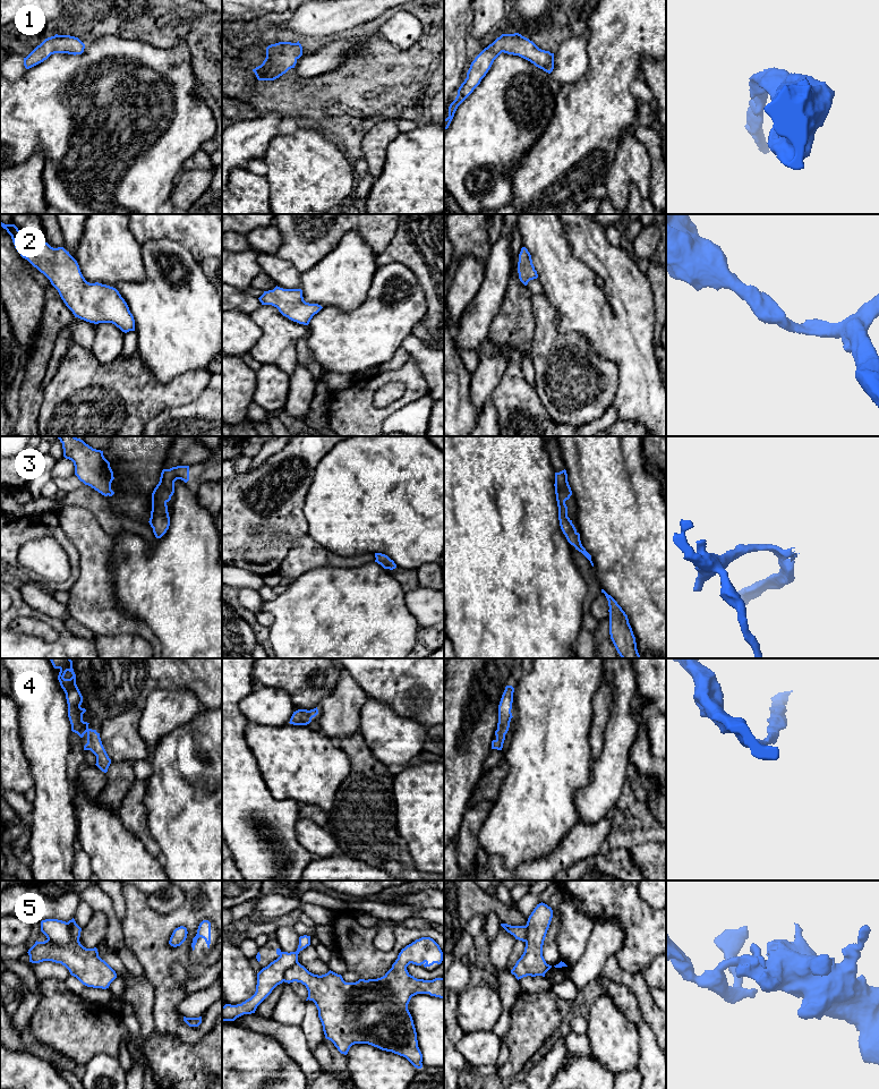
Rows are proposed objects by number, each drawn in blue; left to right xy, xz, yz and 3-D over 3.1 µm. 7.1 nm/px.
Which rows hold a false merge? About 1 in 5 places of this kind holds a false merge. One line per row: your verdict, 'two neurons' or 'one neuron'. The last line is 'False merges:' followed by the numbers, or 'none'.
1: one neuron
2: one neuron
3: one neuron
4: one neuron
5: two neurons
False merges: 5

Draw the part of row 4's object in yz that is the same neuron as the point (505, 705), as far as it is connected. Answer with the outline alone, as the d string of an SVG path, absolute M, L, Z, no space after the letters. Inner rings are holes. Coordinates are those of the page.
M506 686L502 695L498 705L498 723L497 730L495 731L496 739L492 741L492 749L502 750L505 740L505 734L509 731L510 722L512 716L512 703L513 703L514 688L512 686Z

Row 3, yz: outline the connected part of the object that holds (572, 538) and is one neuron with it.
M565 469L560 473L555 473L554 486L558 507L558 520L561 529L565 535L567 542L573 545L575 550L581 552L594 567L591 555L582 546L580 534L577 531L574 525L572 524L572 520L567 517L567 507L565 504L565 501L570 499L570 496L572 495L572 491L567 482L567 474Z

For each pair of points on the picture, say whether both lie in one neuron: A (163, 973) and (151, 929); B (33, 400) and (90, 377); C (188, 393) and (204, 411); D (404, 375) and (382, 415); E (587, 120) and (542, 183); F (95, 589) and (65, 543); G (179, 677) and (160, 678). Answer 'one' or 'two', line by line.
A: one
B: two
C: two
D: one
E: one
F: two
G: one

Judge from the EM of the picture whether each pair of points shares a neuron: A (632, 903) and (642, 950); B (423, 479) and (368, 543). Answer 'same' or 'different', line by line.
A: same
B: same

